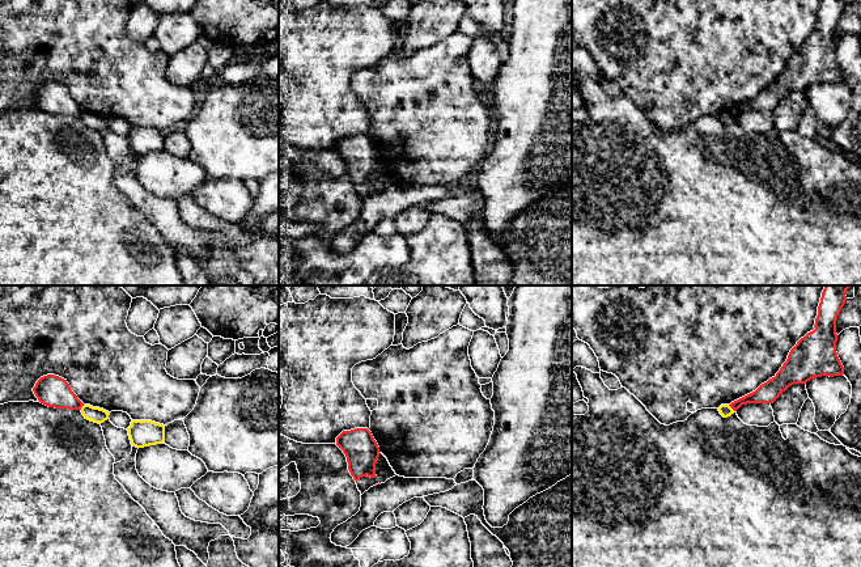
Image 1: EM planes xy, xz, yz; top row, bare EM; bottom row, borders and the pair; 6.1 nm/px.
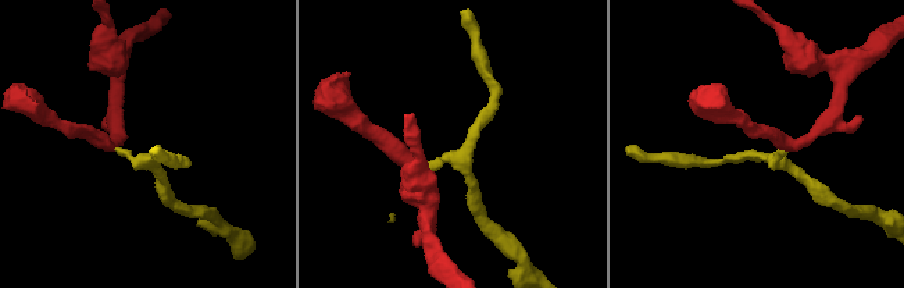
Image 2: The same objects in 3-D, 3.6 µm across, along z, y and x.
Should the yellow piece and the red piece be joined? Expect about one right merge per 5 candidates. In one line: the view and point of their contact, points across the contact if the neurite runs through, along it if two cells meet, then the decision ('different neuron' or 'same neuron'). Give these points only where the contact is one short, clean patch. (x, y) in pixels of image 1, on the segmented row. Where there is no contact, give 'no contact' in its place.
meets yellow in yz at (730, 407); border along yz (728, 405), (736, 411); different neuron

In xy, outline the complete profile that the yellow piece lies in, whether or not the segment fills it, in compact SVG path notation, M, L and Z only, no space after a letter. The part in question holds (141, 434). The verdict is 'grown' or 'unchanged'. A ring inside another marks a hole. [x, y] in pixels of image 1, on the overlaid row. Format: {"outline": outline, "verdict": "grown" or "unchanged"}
{"outline": "M132 420L128 427L131 444L136 448L144 448L165 441L165 426L152 420Z", "verdict": "unchanged"}

